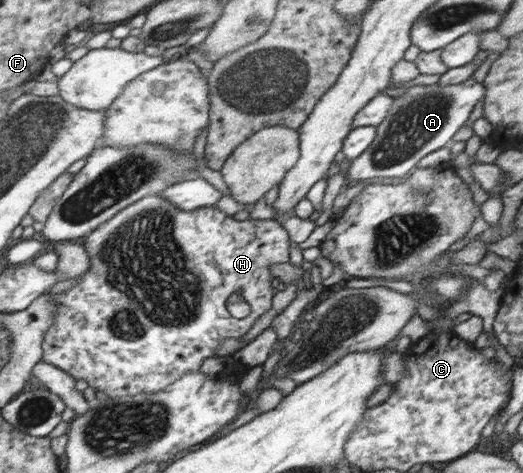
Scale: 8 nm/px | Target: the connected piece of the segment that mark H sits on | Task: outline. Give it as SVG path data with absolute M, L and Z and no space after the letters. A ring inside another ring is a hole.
M150 195L144 197L138 202L134 202L124 210L118 211L87 238L83 243L90 255L92 264L90 268L79 277L71 289L51 294L51 300L57 302L57 311L55 312L54 324L47 330L44 336L43 357L41 361L52 364L71 374L77 380L85 380L92 389L102 391L107 398L136 397L138 394L147 393L149 396L164 391L164 389L174 385L178 378L185 376L191 370L200 370L206 358L216 357L216 352L220 344L226 338L240 339L244 334L252 330L252 326L260 320L262 314L266 314L272 308L275 290L273 289L272 278L274 278L271 266L273 264L283 264L291 260L290 235L282 226L280 220L254 220L252 218L246 221L234 220L226 212L222 212L216 207L202 207L191 211L185 211L178 208L172 201L169 201L164 195ZM232 294L243 295L248 302L251 313L241 320L234 318L226 306Z

